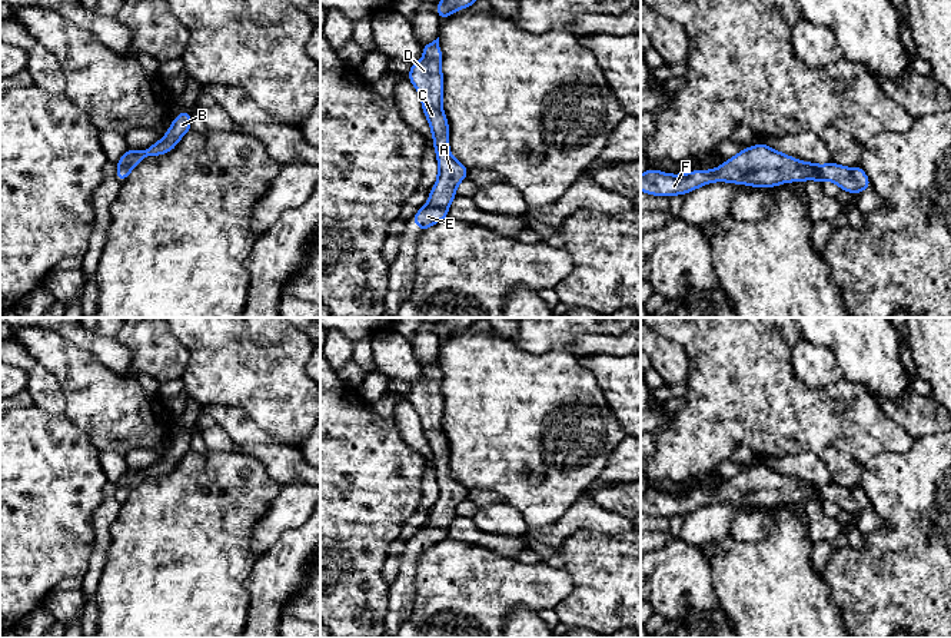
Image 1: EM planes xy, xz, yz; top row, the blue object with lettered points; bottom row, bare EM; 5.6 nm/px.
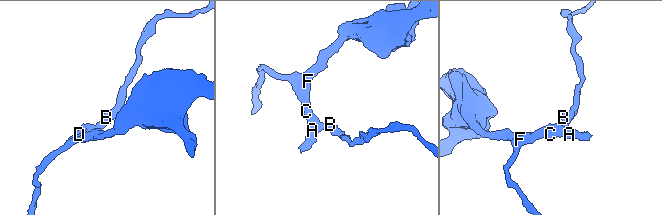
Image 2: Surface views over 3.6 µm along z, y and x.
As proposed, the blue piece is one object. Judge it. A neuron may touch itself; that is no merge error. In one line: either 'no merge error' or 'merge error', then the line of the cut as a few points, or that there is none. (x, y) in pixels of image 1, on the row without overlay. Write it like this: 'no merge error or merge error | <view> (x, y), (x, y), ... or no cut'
no merge error | no cut

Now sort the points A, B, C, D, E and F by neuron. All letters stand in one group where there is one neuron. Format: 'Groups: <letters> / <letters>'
Groups: A B C D E F

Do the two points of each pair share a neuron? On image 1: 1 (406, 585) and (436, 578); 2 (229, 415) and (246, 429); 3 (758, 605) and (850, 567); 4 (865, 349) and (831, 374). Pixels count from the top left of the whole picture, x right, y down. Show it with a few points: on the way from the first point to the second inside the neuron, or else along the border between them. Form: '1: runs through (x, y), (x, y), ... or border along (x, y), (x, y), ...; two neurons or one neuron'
1: border along (421, 552), (416, 561), (414, 610), (408, 617); two neurons
2: runs through (233, 419), (242, 428); one neuron
3: border along (821, 574), (830, 601), (838, 608); two neurons
4: border along (817, 344), (825, 345), (834, 354), (844, 378); two neurons

